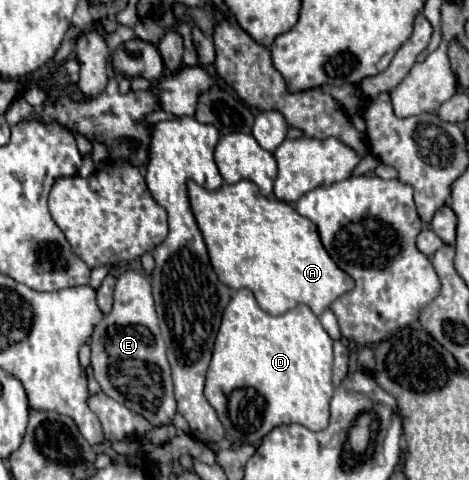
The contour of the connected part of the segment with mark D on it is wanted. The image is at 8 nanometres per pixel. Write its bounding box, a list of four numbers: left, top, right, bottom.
[205,288,333,446]

